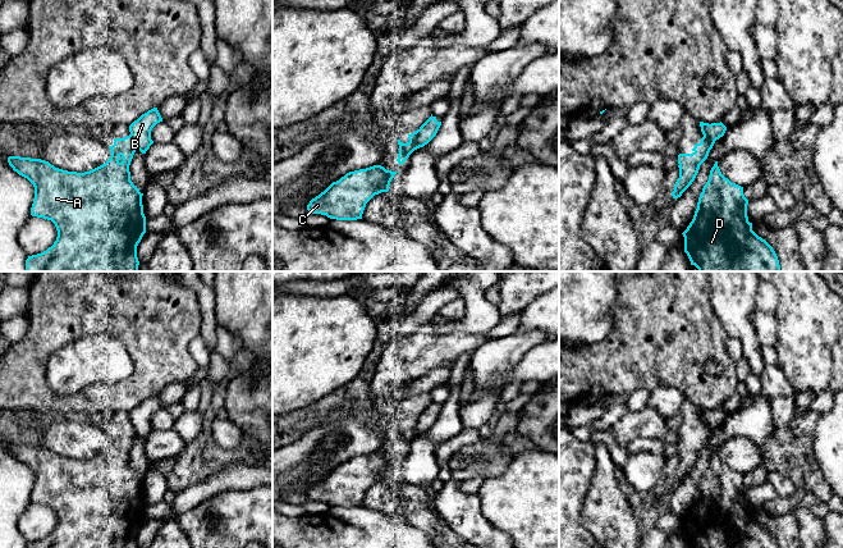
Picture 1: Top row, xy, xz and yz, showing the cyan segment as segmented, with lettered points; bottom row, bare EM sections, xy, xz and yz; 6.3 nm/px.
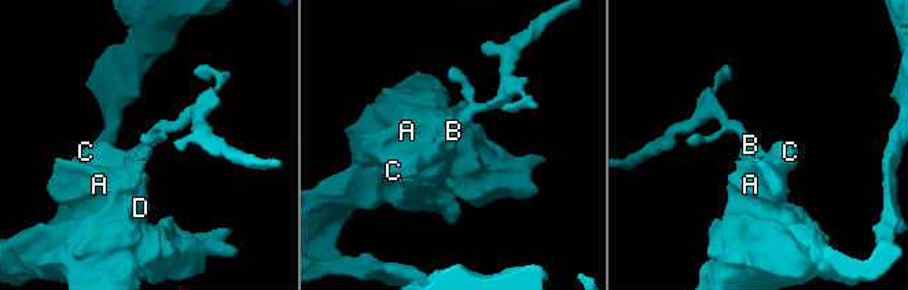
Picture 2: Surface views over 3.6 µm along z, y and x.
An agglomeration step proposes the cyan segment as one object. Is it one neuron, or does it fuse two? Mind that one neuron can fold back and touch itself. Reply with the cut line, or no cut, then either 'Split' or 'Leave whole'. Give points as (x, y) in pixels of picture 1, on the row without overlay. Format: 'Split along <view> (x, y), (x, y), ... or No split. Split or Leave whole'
Split along xz (418, 416), (415, 424), (415, 435). Split

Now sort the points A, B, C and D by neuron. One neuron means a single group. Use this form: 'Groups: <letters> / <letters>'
Groups: A C D / B

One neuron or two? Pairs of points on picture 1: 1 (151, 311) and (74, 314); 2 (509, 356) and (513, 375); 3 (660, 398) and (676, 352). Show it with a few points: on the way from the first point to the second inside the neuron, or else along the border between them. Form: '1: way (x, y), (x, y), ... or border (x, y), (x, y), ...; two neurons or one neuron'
1: way (132, 311), (94, 311); one neuron
2: border (532, 348), (512, 369), (495, 378), (489, 389); two neurons
3: border (650, 391), (660, 384), (669, 384), (686, 397); two neurons

